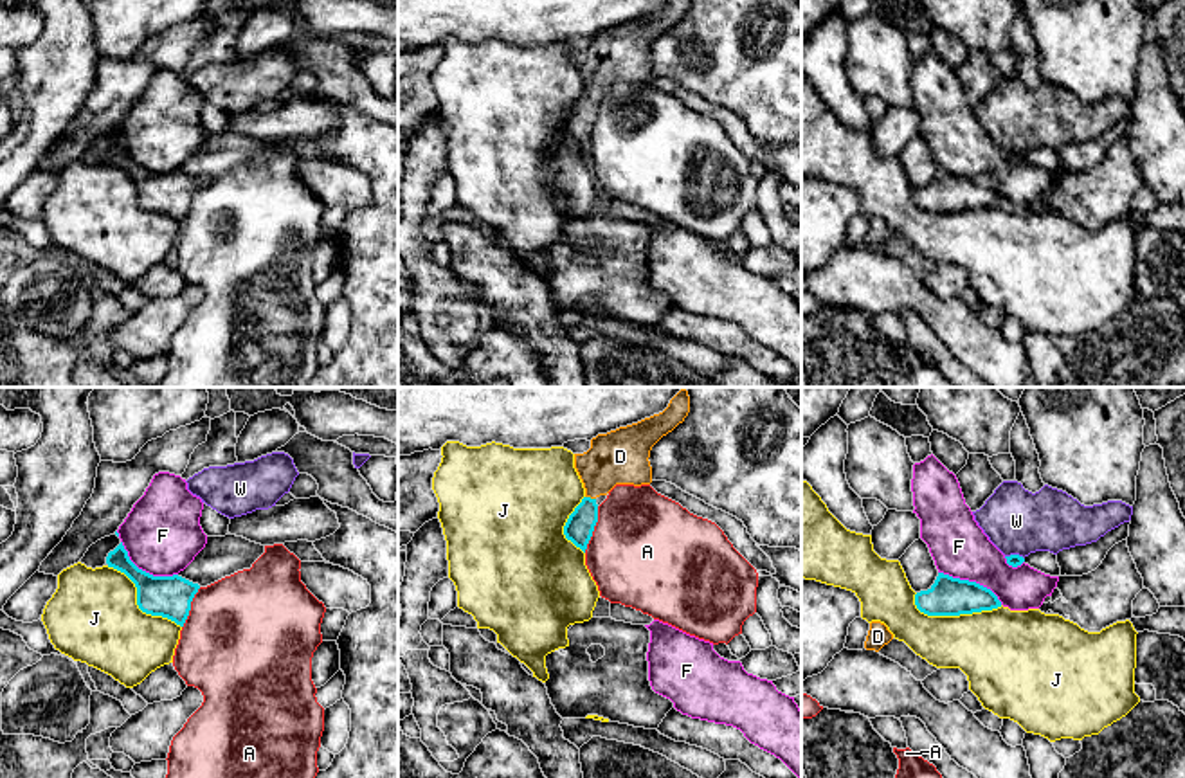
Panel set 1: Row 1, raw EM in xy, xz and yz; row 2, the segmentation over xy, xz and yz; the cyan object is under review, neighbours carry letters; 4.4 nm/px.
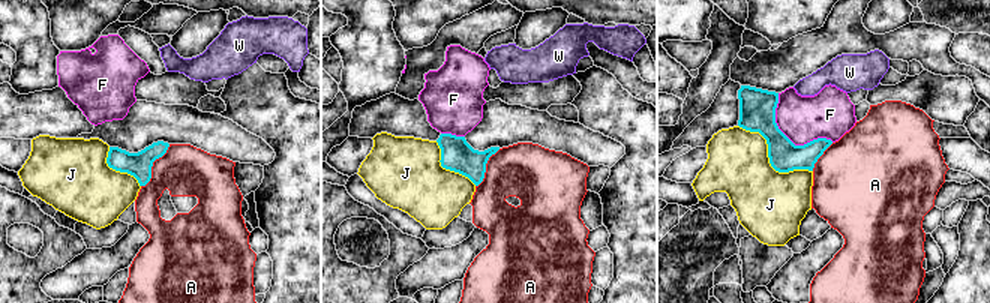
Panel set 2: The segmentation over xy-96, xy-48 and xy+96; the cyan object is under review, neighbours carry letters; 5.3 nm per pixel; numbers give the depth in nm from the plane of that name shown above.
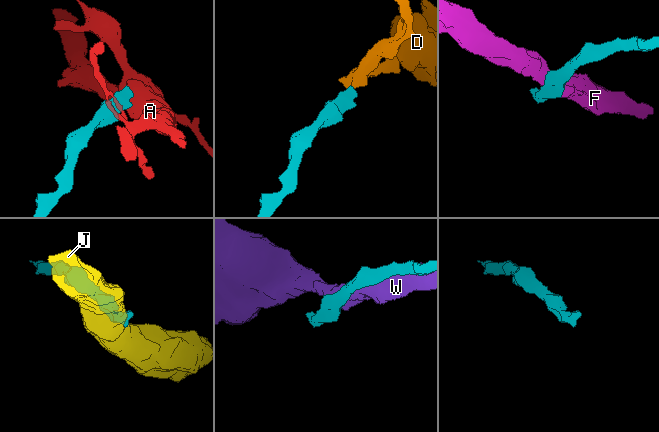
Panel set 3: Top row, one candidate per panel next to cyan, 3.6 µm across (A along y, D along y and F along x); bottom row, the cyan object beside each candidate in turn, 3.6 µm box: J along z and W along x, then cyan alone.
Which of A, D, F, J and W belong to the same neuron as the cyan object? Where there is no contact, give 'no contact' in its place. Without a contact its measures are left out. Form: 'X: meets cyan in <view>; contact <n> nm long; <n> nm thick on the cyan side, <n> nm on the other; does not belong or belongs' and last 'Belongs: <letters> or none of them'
A: meets cyan in xz; contact 220 nm long; 130 nm thick on the cyan side, 500 nm on the other; does not belong
D: meets cyan in xz; contact 50 nm long; 130 nm thick on the cyan side, 240 nm on the other; belongs
F: meets cyan in yz; contact 320 nm long; 180 nm thick on the cyan side, 260 nm on the other; does not belong
J: meets cyan in yz; contact 400 nm long; 180 nm thick on the cyan side, 360 nm on the other; does not belong
W: meets cyan in yz; contact 90 nm long; 60 nm thick on the cyan side, 300 nm on the other; does not belong
Belongs: D

